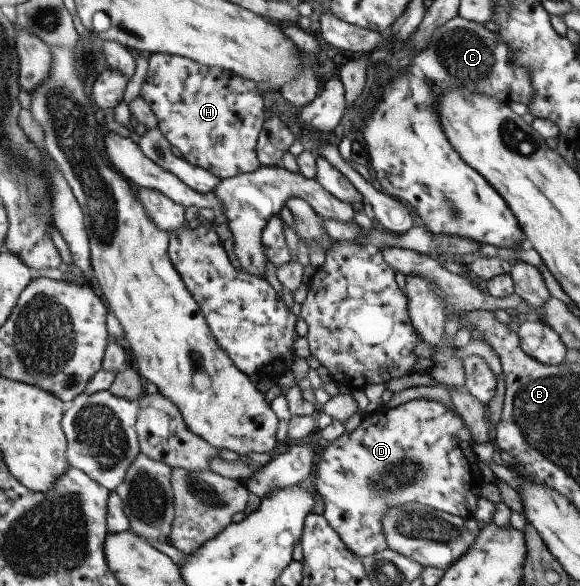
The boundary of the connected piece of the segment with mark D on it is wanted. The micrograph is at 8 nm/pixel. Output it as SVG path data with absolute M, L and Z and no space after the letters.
M416 399L406 401L399 404L397 407L388 409L380 409L374 411L372 414L365 414L364 420L361 424L351 433L340 435L334 441L324 444L323 451L320 456L320 460L316 466L315 477L313 479L314 488L317 493L321 495L324 502L324 509L322 516L328 520L343 537L344 542L351 548L358 556L365 557L382 552L388 549L388 537L384 533L384 514L390 510L390 508L402 508L404 504L408 502L416 502L420 504L426 504L432 506L432 508L438 508L444 512L461 516L462 518L470 518L474 516L478 510L478 506L482 496L482 487L484 485L482 479L482 472L480 471L480 458L476 451L474 451L474 434L470 430L470 426L464 422L464 418L458 415L456 410L452 410L450 406L438 402L438 400L423 400Z

